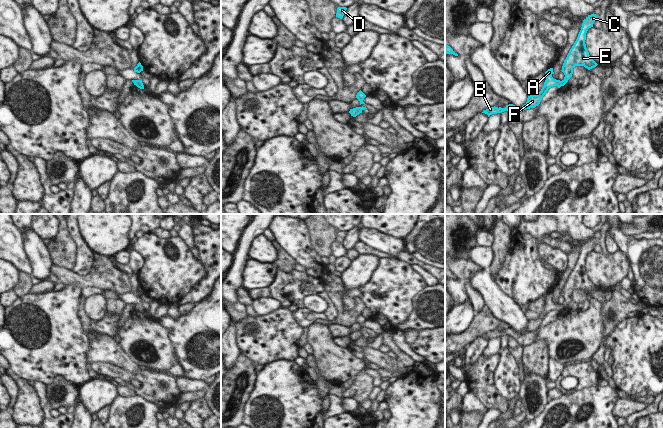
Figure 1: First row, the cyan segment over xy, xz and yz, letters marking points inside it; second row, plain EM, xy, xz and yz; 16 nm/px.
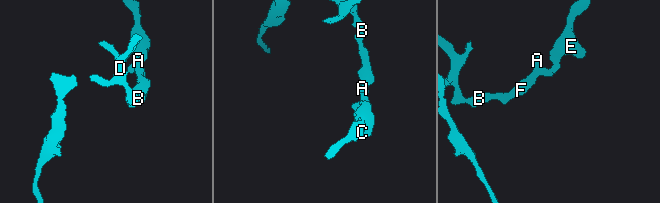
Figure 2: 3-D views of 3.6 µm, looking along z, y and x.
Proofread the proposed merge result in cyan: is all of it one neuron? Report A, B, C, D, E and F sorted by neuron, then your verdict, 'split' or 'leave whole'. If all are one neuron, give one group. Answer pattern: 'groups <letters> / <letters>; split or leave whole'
groups A B D F / C E; split

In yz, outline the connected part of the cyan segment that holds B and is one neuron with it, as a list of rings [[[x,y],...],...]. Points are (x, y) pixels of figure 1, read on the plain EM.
[[[553,292],[548,293],[546,296],[546,304],[544,306],[544,310],[542,311],[541,315],[537,319],[530,319],[527,322],[527,326],[521,331],[517,331],[513,328],[506,329],[505,332],[497,332],[497,331],[489,331],[488,333],[484,334],[482,337],[485,337],[488,339],[488,341],[492,338],[502,337],[504,335],[508,335],[515,340],[517,340],[519,337],[526,333],[535,332],[538,330],[543,322],[543,320],[546,318],[549,312],[557,310],[560,312],[561,310],[565,309],[565,306],[562,304],[556,304],[552,301],[554,298]]]

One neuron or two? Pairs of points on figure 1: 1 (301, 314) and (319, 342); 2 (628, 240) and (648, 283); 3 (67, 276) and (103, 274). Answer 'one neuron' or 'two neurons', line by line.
1: two neurons
2: one neuron
3: one neuron

